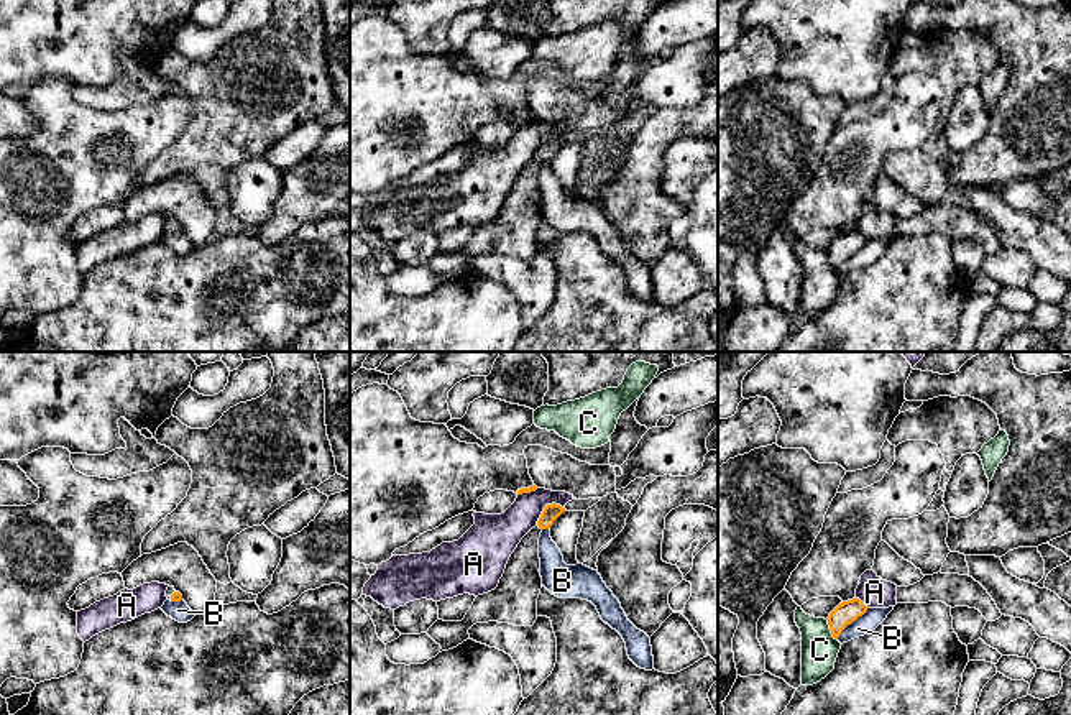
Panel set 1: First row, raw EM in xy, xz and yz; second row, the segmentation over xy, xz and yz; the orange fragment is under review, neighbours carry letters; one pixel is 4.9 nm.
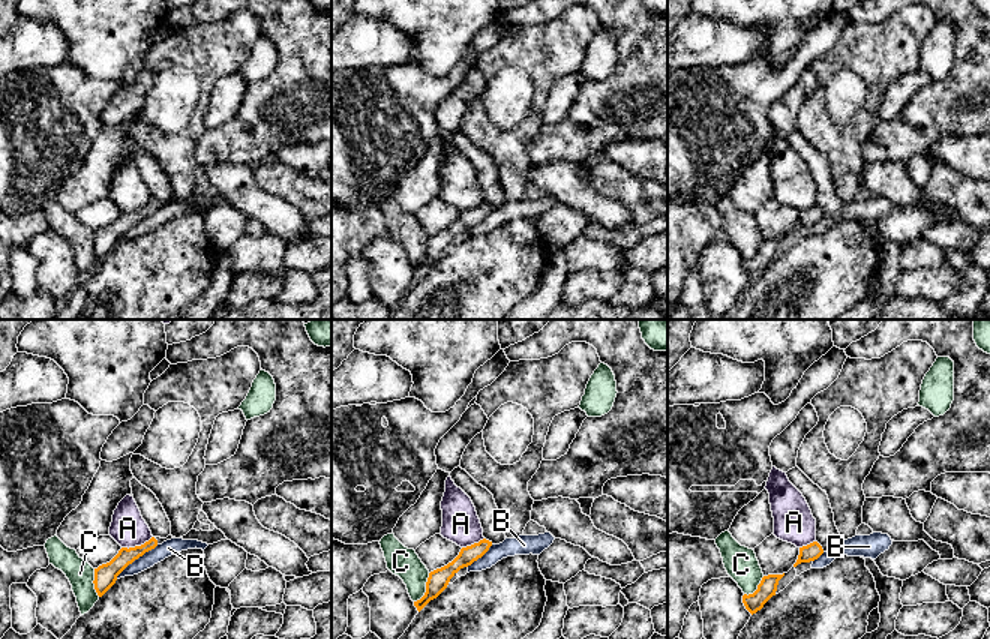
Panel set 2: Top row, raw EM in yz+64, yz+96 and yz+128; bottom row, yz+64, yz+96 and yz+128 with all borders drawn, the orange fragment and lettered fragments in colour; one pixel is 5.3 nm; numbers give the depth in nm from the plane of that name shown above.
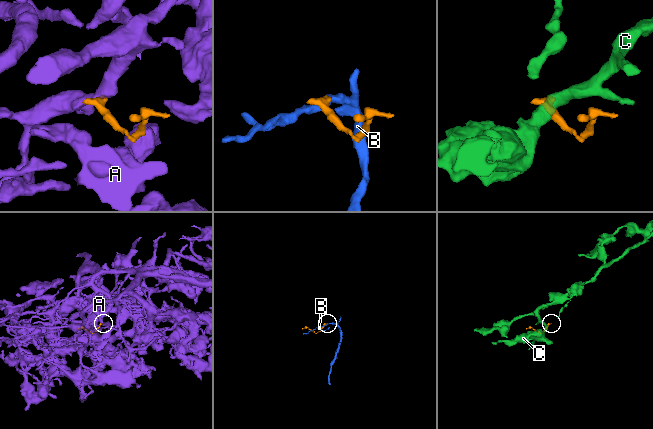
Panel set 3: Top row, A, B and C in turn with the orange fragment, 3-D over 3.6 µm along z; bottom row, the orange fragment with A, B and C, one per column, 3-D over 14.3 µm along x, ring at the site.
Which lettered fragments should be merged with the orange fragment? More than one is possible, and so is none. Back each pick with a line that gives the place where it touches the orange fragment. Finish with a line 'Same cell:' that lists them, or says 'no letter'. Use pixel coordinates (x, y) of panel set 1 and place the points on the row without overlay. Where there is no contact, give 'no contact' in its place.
Same cell: no letter

